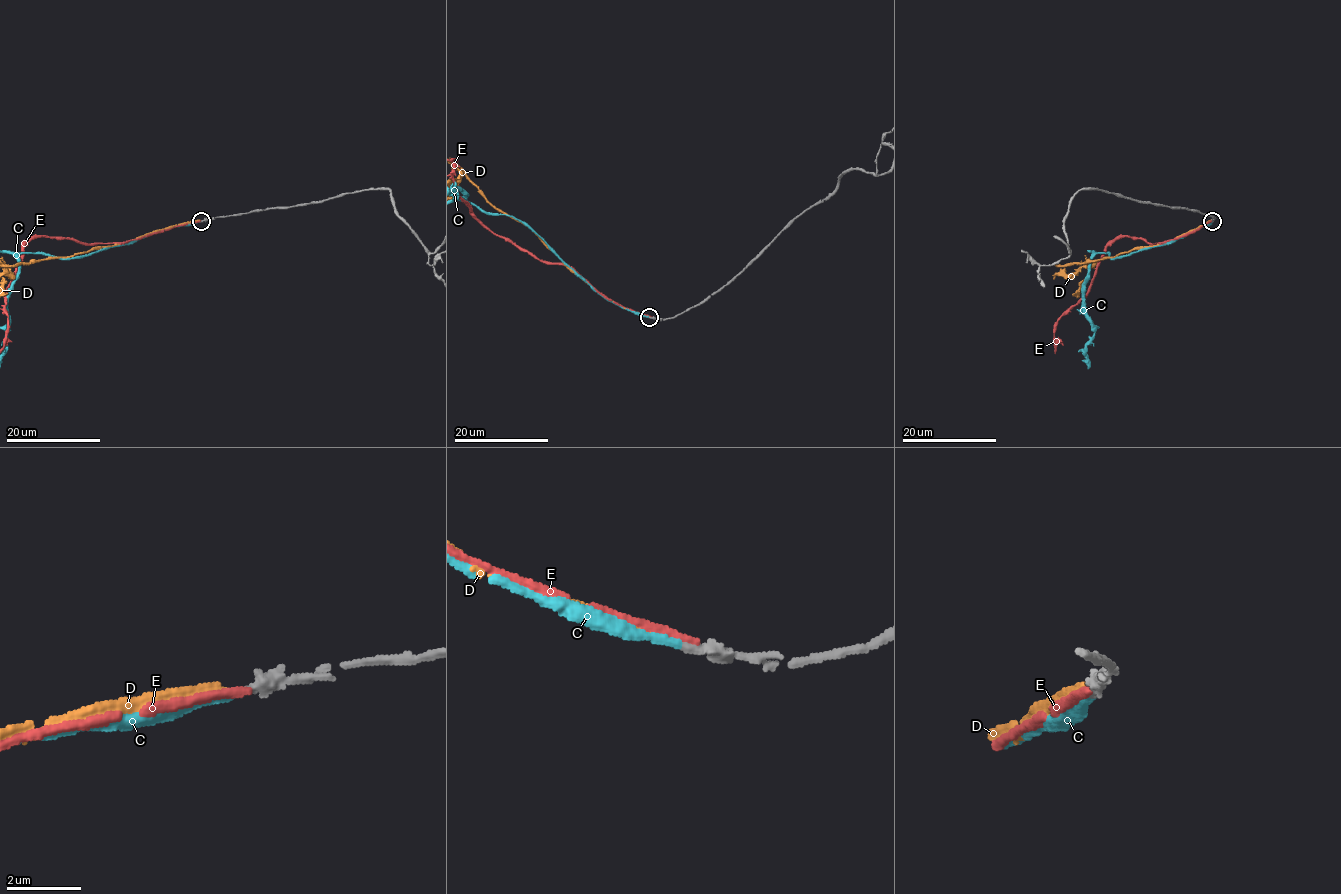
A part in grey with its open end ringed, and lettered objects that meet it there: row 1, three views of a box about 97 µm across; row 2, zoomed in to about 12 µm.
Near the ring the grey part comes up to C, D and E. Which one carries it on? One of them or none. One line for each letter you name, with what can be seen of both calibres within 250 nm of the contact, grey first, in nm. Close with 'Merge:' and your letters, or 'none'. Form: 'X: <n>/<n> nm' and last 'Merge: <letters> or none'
C: 240/200 nm
Merge: C

